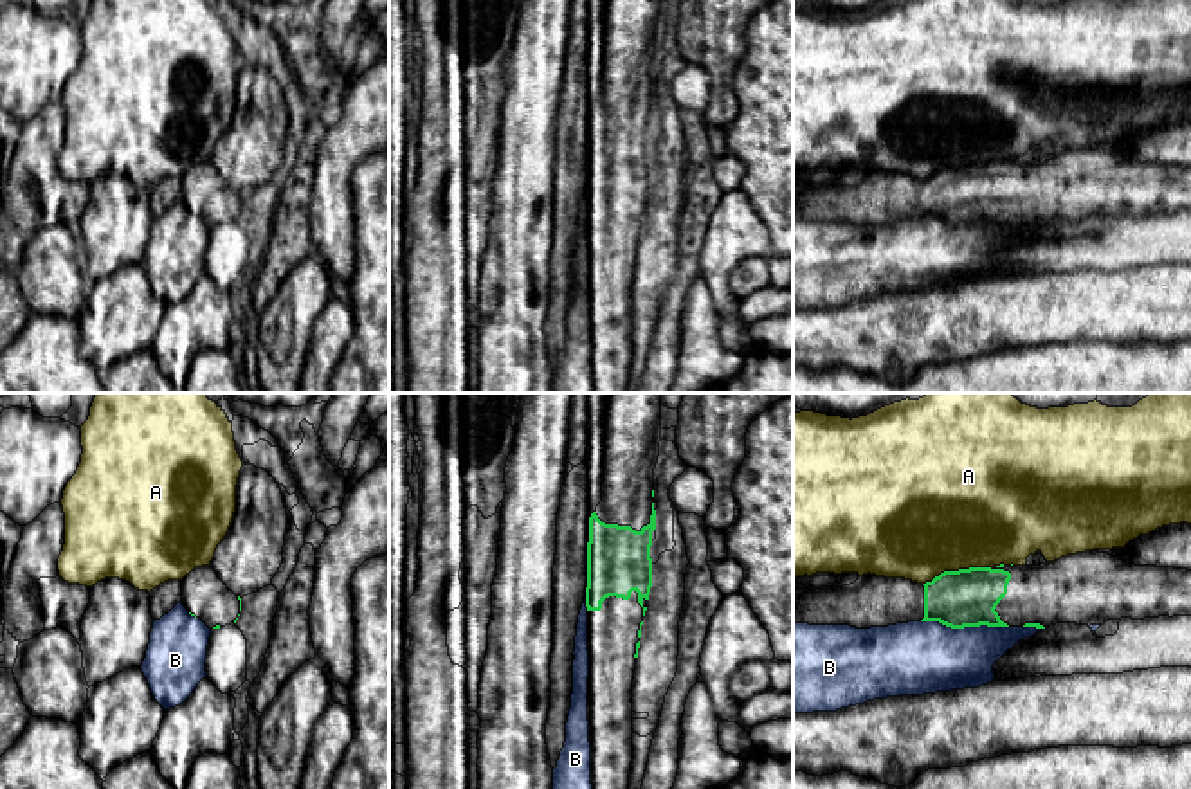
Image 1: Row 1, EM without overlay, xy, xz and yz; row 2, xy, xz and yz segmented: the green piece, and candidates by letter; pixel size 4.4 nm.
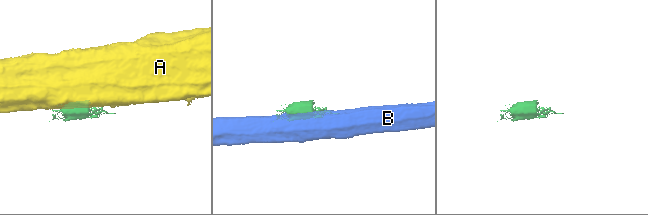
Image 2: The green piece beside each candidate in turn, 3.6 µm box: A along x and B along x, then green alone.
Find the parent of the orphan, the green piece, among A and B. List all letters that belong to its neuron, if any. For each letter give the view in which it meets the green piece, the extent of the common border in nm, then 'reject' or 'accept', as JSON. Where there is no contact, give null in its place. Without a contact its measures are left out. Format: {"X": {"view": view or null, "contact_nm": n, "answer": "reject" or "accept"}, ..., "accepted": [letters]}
{"A": {"view": "yz", "contact_nm": 320, "answer": "reject"}, "B": {"view": "yz", "contact_nm": 400, "answer": "reject"}, "accepted": []}

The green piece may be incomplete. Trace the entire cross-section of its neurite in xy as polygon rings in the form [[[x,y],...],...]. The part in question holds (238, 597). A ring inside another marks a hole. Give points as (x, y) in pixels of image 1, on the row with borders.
[[[211,566],[195,567],[182,580],[182,605],[209,629],[236,623],[241,598],[218,578]]]

